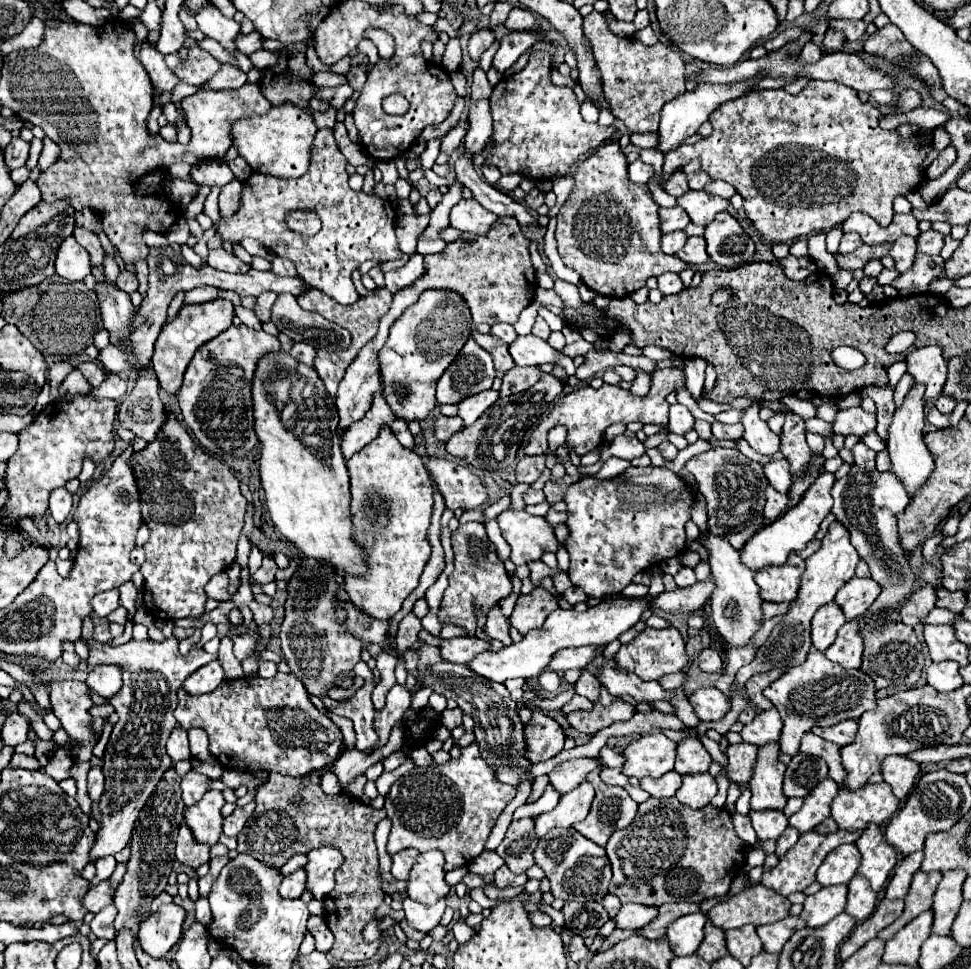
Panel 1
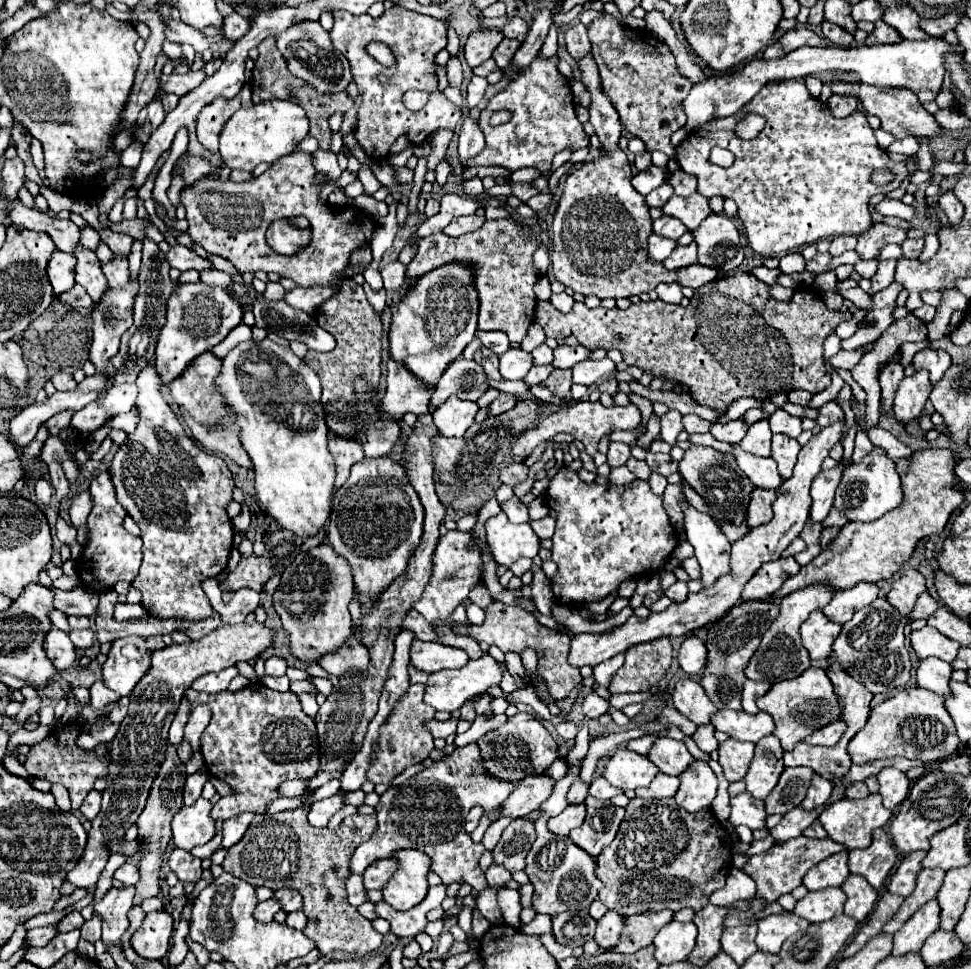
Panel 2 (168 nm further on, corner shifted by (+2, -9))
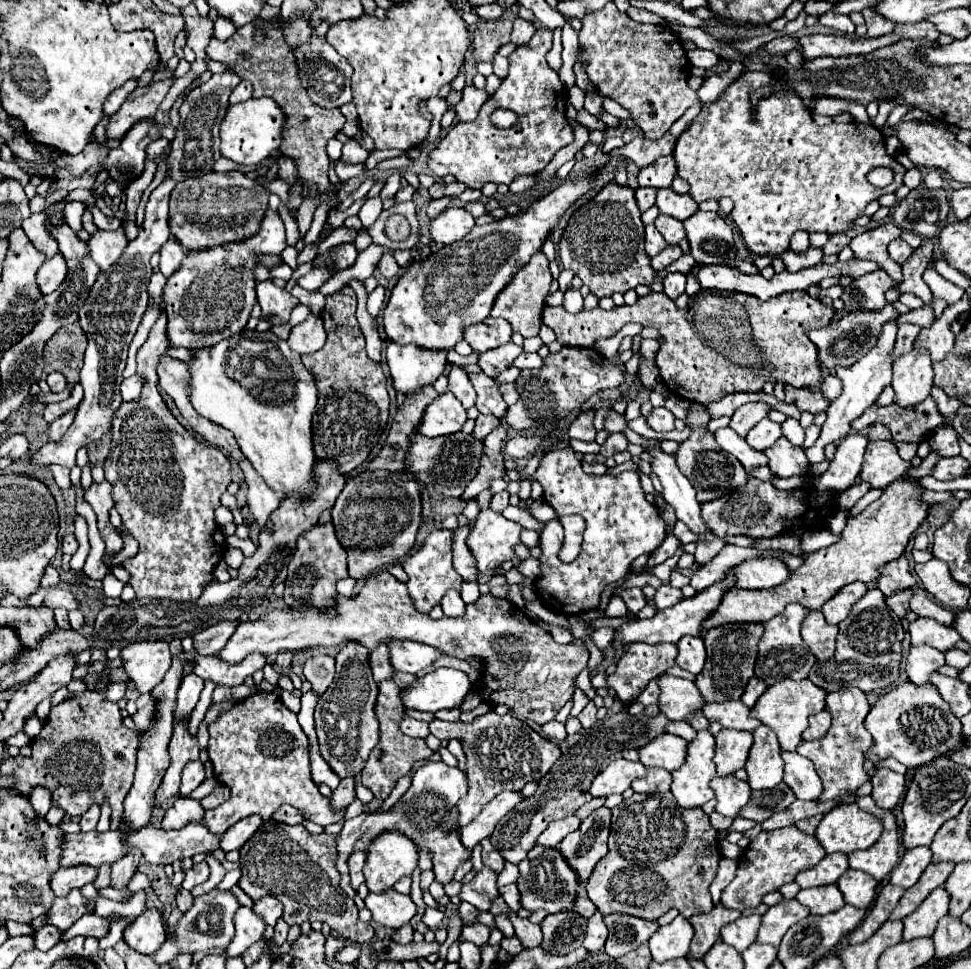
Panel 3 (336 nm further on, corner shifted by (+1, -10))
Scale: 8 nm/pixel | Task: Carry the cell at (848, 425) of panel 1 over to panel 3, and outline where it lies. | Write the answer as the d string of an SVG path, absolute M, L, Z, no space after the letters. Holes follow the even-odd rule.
M785 386L785 402L787 404L795 404L801 412L811 412L811 414L825 412L829 408L829 404L831 404L821 394L821 390L813 390L813 388L793 388L793 386Z

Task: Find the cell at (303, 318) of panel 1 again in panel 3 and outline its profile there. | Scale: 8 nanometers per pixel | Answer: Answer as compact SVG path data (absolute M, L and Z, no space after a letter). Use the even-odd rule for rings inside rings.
M265 280L256 287L257 302L261 306L261 318L271 322L273 326L287 324L291 310L299 306L299 300L287 294L283 288L277 288L271 280Z

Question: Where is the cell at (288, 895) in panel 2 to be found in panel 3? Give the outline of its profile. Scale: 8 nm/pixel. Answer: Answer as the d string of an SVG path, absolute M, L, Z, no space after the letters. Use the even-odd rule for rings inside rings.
M263 896L261 900L257 900L253 910L257 910L257 914L261 914L265 918L265 924L269 926L275 926L275 922L283 916L283 904L273 896Z

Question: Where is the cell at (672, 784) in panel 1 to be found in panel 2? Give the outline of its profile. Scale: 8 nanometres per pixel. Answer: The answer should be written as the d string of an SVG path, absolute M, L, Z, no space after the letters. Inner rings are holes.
M658 773L648 787L636 789L636 797L644 797L644 799L664 799L664 797L674 797L676 789L678 789L678 777Z

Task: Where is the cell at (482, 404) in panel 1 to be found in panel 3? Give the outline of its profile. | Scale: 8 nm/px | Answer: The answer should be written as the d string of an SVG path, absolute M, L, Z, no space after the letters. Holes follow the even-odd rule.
M445 392L437 400L433 400L433 404L429 404L429 408L425 410L419 432L427 438L447 436L459 432L465 422L467 410L461 406L461 402L457 402L457 398L451 392Z

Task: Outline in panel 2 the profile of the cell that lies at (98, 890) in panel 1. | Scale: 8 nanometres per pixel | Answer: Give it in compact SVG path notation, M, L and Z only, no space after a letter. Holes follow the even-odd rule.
M74 911L74 913L66 915L64 919L60 919L58 925L56 925L56 929L58 929L58 933L66 933L66 931L72 931L72 929L80 929L82 925L84 925L82 915L78 911Z

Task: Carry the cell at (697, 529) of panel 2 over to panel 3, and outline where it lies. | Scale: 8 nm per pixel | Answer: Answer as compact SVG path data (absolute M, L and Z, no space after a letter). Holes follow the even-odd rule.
M653 446L645 448L653 456L651 468L659 476L663 484L663 496L667 504L675 510L677 520L685 522L689 530L699 536L699 534L709 534L709 526L701 518L701 504L695 498L695 488L691 482L679 472L675 464L675 456L665 454L663 450L657 450Z

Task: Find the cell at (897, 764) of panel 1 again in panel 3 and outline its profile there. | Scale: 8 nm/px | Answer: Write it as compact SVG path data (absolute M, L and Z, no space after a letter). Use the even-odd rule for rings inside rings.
M879 768L873 774L871 784L873 784L871 794L873 794L877 806L883 808L883 810L895 808L895 804L899 802L899 798L905 792L905 776L897 774L897 772L889 770L889 768Z

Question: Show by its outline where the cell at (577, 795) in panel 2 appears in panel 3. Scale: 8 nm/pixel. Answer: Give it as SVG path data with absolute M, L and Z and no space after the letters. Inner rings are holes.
M613 714L605 716L601 722L597 722L593 728L583 730L579 734L579 742L571 746L567 752L561 754L561 758L553 764L549 774L545 774L539 782L537 792L521 802L517 810L509 812L501 822L497 824L495 832L491 834L491 844L501 852L501 856L511 862L519 864L521 858L535 846L539 834L553 822L555 818L565 818L569 814L575 814L577 808L581 808L585 802L591 800L589 788L593 778L607 766L609 756L621 752L623 748L641 748L659 734L663 734L663 726L667 724L667 718L663 714L649 718L645 714L631 716L631 714Z

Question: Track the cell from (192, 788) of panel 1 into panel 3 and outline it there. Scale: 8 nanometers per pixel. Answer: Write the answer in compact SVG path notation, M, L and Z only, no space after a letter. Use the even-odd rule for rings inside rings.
M199 760L189 762L189 766L185 766L185 774L183 774L183 784L181 784L181 796L189 796L201 782L205 780L205 770L203 764Z

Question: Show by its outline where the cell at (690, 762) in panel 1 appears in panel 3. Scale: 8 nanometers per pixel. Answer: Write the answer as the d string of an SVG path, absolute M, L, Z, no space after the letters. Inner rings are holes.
M661 734L647 746L639 748L639 760L647 768L665 768L673 772L685 762L685 758L687 758L687 740L673 734Z

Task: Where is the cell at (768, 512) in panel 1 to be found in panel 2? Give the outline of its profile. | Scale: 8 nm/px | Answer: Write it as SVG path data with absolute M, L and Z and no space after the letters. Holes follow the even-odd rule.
M754 489L750 503L748 503L748 513L746 513L746 523L750 527L764 525L770 521L770 509L772 509L772 499L774 491L772 489Z

